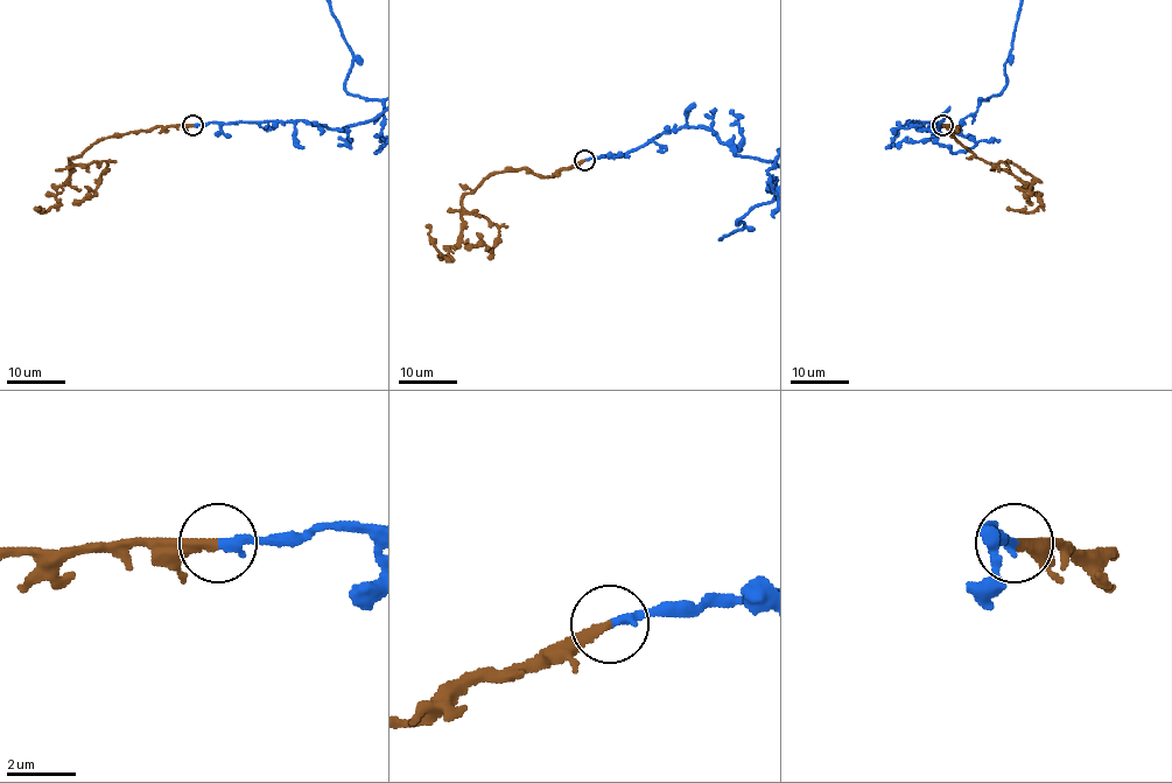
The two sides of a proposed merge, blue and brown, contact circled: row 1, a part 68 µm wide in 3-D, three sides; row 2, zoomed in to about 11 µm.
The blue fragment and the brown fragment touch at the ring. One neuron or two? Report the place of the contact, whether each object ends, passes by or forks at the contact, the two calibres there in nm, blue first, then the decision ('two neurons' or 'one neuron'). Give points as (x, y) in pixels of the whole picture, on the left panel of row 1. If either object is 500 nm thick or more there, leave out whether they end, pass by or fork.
(193, 125) | blue ends | brown ends | 280/260 nm | one neuron

